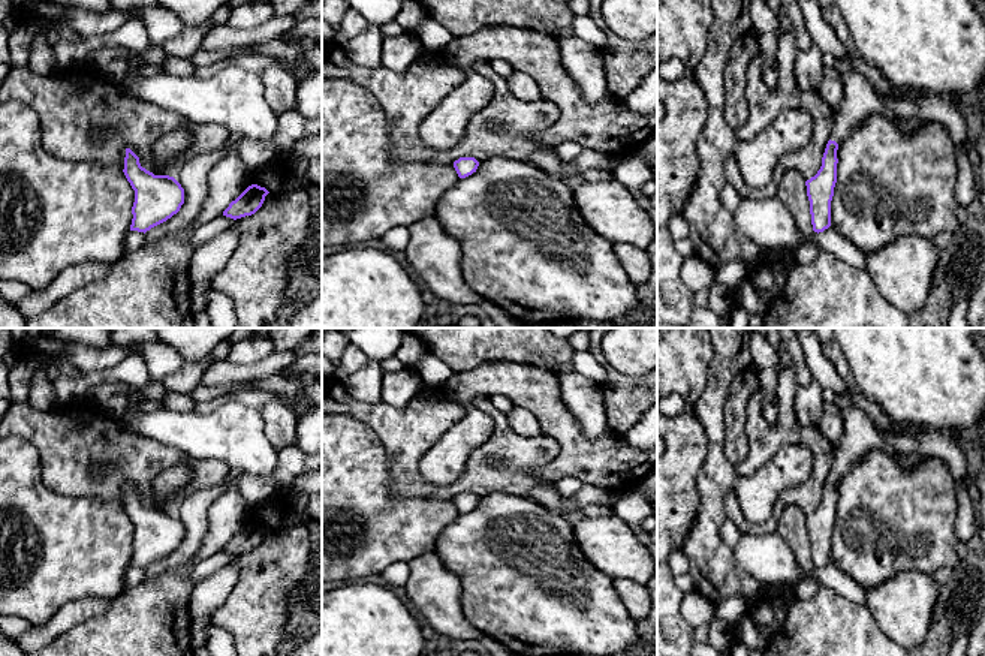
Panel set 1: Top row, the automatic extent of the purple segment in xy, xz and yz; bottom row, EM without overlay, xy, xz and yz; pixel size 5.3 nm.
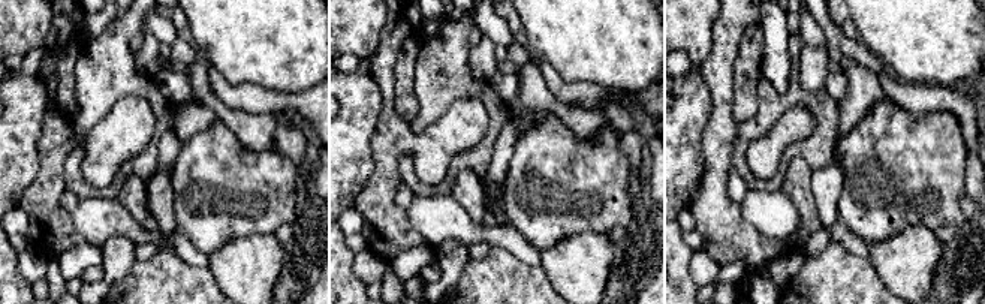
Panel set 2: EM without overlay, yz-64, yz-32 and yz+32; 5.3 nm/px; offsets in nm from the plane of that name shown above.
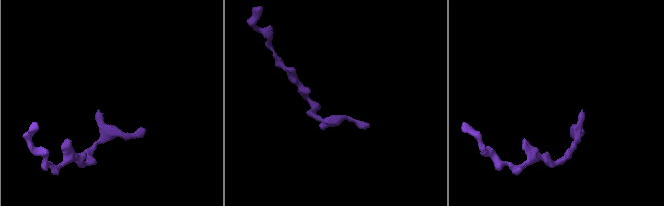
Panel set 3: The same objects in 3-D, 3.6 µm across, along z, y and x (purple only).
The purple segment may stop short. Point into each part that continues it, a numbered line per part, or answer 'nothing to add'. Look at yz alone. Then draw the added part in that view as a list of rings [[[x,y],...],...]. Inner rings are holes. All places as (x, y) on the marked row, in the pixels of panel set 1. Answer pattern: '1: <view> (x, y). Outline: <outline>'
1: yz (860, 101). Outline: [[[849,70],[841,76],[844,94],[840,105],[834,109],[834,126],[829,139],[838,145],[846,136],[871,114],[880,114],[894,120],[906,136],[918,133],[925,120],[900,118],[888,108],[865,75]]]

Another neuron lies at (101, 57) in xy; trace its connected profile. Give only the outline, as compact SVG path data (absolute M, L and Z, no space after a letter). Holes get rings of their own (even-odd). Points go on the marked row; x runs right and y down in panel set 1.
M99 48L94 52L90 54L90 57L87 58L87 64L94 67L94 69L102 69L105 67L108 63L111 63L112 60L129 60L130 55L121 51L115 51L112 48Z

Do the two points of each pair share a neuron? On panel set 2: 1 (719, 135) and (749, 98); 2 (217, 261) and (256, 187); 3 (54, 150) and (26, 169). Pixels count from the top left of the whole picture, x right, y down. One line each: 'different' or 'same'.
1: different
2: different
3: different

